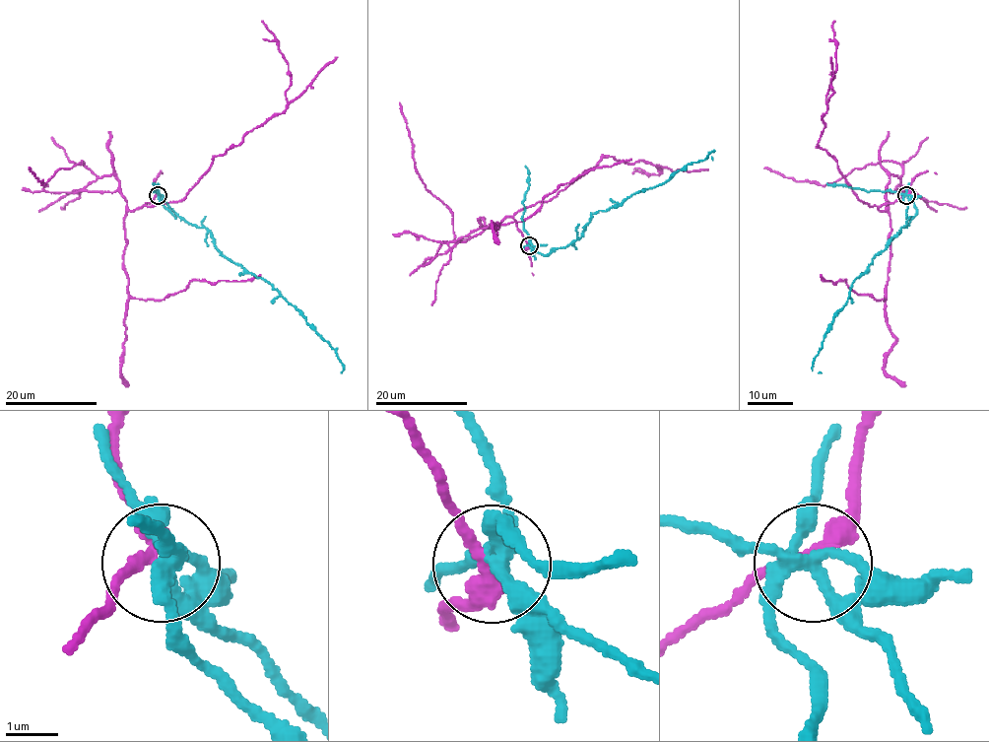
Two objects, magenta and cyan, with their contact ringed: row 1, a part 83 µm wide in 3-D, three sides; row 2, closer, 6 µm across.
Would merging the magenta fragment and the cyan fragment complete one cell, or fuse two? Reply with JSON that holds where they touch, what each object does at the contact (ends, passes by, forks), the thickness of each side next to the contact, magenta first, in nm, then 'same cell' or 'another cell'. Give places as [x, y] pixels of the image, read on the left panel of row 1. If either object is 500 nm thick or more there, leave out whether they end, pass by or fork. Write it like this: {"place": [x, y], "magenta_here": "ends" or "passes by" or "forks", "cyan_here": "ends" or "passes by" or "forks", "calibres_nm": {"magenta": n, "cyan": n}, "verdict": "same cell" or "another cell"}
{"place": [158, 195], "magenta_here": "passes by", "cyan_here": "forks", "calibres_nm": {"magenta": 300, "cyan": 260}, "verdict": "another cell"}

